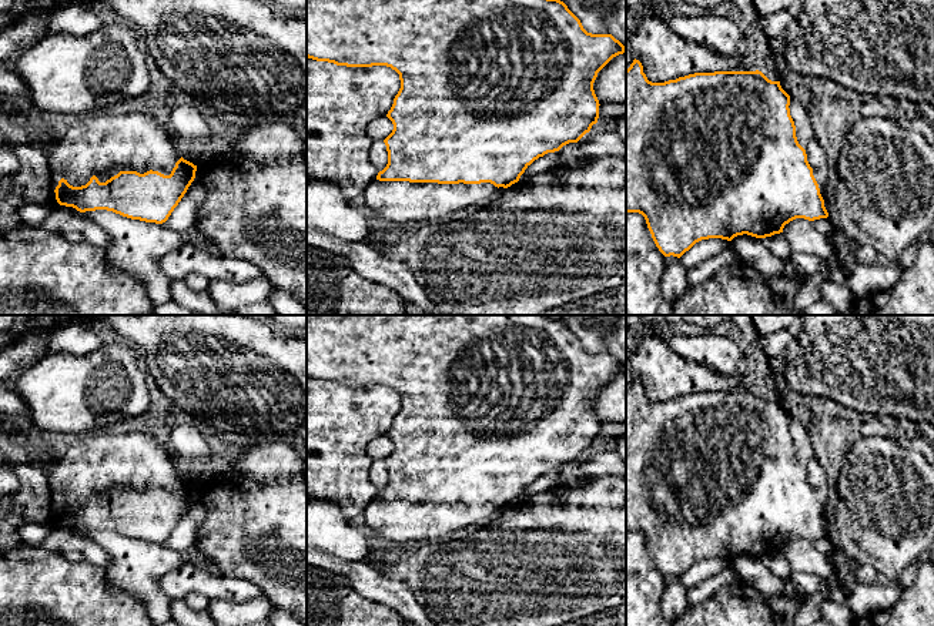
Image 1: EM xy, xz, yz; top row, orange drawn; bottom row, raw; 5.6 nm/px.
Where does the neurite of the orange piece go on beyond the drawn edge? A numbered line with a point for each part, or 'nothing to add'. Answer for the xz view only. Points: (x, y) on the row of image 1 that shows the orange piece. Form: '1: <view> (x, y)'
1: xz (394, 206)

